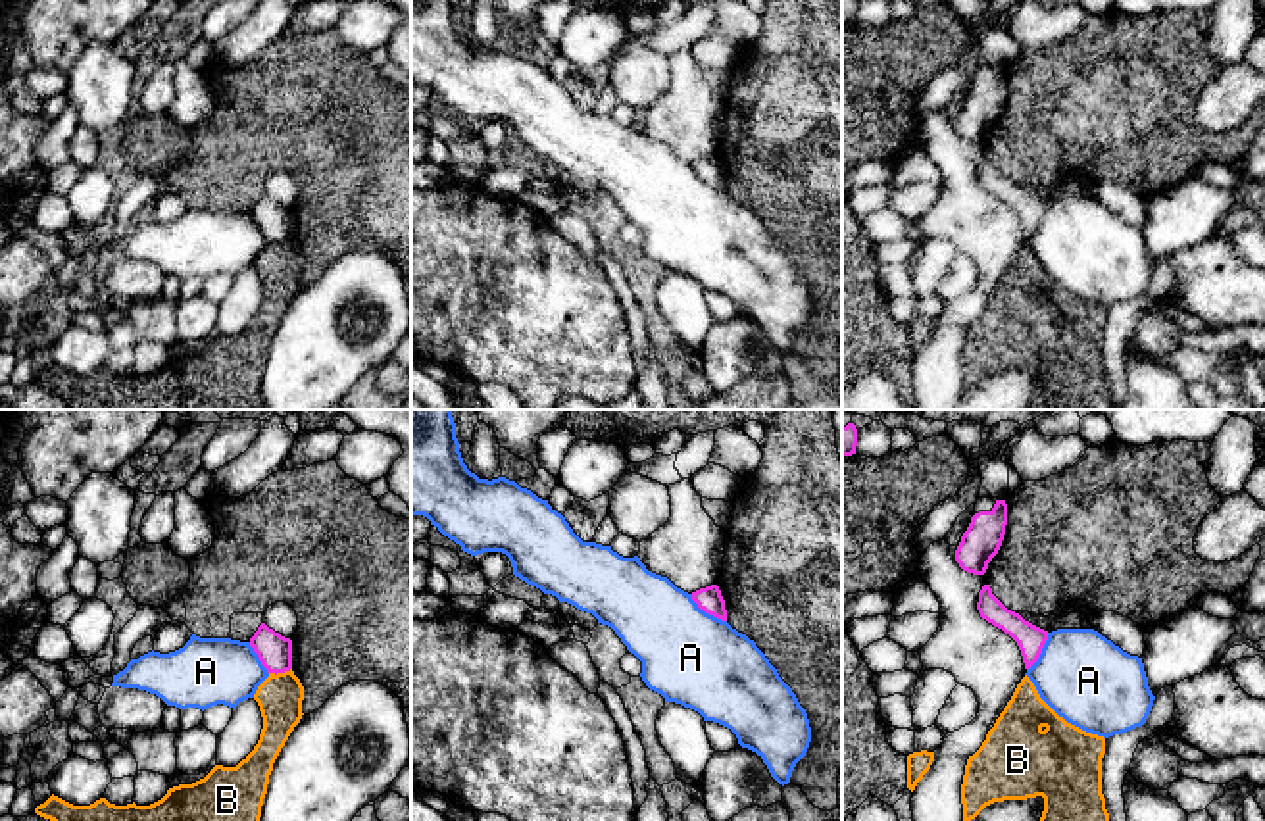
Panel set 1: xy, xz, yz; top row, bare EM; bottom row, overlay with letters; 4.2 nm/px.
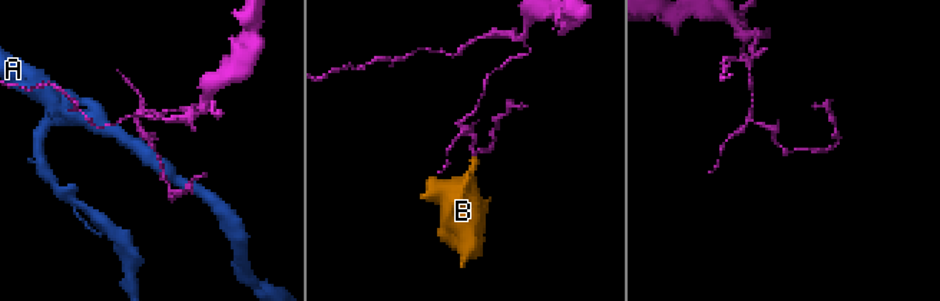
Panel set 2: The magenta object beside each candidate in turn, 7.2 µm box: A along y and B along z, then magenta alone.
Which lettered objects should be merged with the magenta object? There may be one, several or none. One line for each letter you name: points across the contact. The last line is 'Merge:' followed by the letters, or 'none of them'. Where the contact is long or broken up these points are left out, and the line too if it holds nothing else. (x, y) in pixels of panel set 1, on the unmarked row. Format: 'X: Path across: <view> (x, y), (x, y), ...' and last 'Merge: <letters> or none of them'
Merge: none of them

